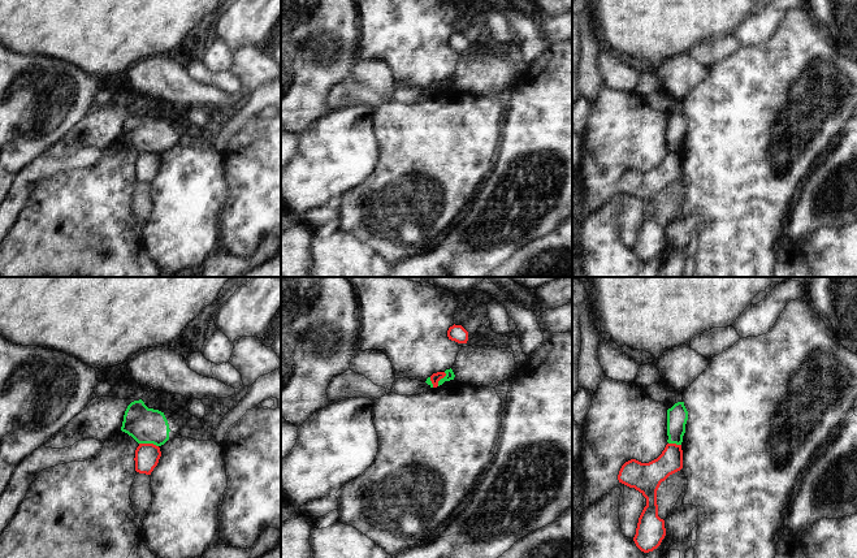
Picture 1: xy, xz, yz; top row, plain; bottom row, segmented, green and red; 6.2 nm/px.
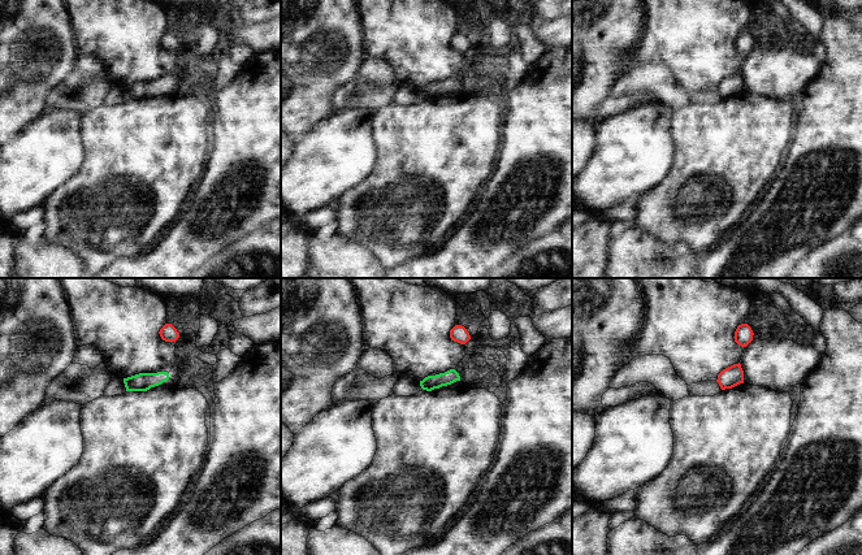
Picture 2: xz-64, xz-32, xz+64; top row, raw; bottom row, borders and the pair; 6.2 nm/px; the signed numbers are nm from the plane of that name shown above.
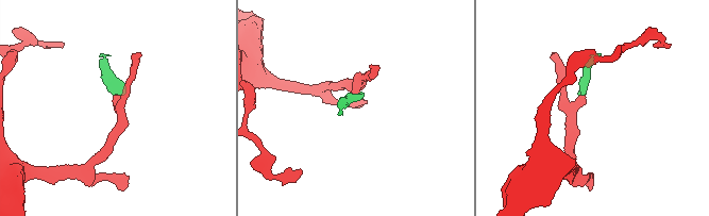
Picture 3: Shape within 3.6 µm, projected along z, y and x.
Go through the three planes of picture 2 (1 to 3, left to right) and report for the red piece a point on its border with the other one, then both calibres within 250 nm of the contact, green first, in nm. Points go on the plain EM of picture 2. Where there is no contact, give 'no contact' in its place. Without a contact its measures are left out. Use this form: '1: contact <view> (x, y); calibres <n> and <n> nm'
1: no contact
2: no contact
3: no contact

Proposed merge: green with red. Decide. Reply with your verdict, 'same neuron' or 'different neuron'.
different neuron

